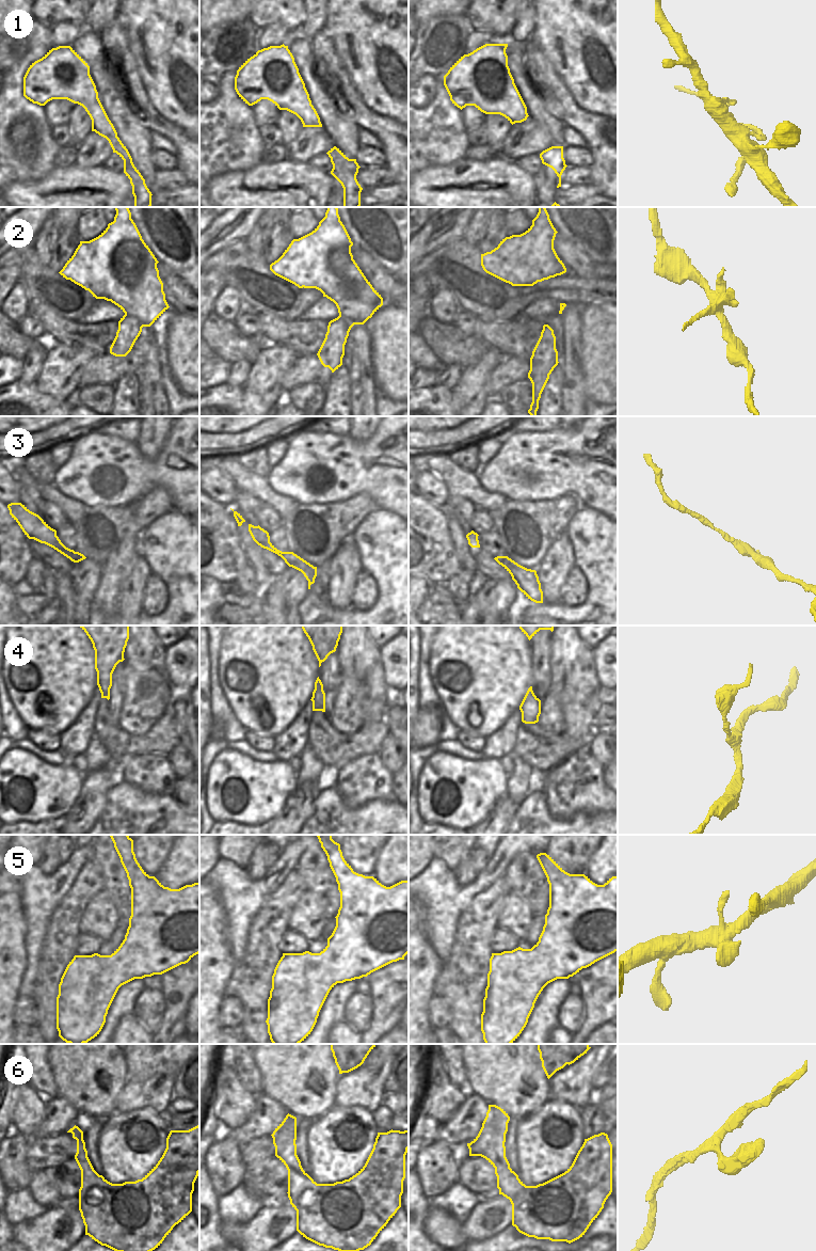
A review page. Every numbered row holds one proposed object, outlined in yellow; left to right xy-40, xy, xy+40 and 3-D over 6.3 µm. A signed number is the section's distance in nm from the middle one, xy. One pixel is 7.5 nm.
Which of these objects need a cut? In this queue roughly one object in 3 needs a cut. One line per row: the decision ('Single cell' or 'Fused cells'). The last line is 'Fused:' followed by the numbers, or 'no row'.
1: Single cell
2: Fused cells
3: Single cell
4: Single cell
5: Single cell
6: Single cell
Fused: 2.

